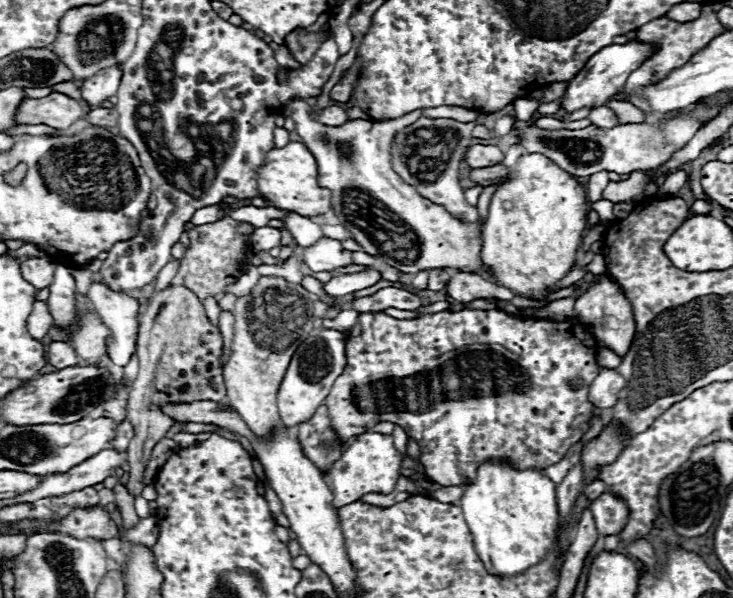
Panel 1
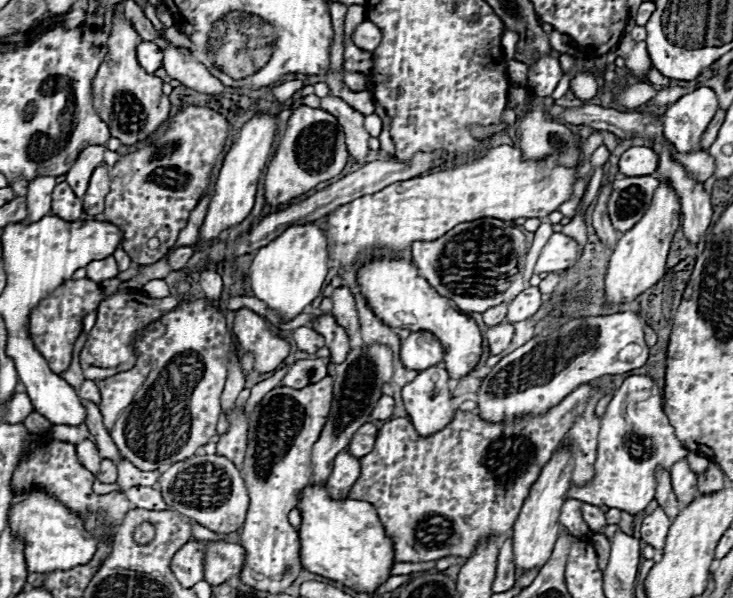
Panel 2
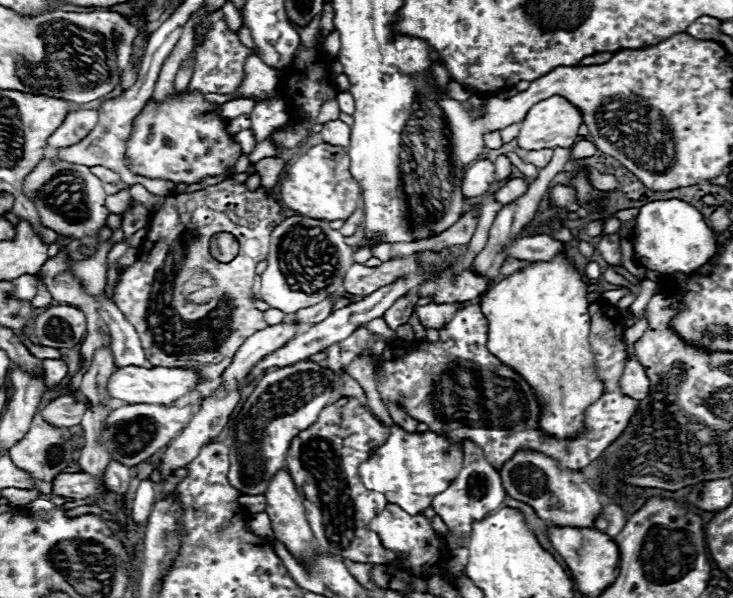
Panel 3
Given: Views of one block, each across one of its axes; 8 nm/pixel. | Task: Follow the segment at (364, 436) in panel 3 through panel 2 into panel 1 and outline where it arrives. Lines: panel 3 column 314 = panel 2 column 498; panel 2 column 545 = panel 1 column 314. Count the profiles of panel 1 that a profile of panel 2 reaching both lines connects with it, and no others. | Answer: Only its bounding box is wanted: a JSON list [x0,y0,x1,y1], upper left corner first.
[296,404,348,474]

